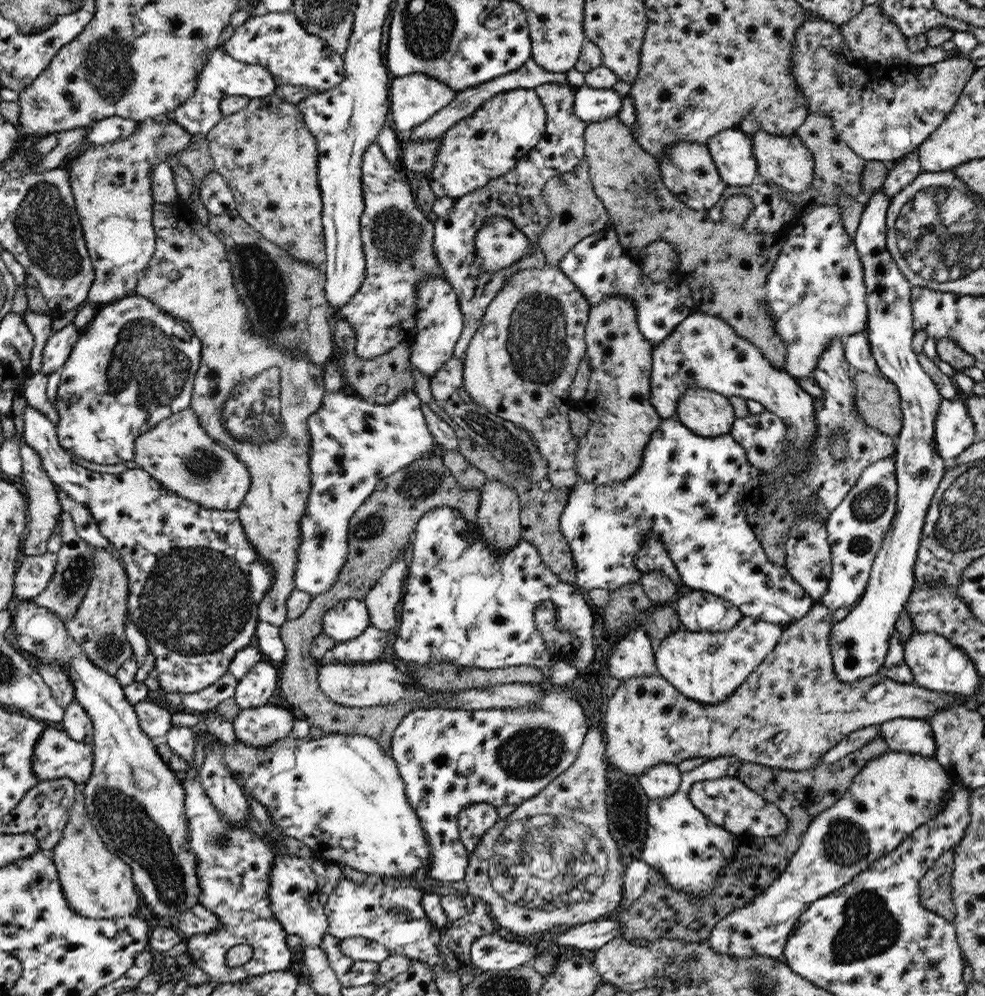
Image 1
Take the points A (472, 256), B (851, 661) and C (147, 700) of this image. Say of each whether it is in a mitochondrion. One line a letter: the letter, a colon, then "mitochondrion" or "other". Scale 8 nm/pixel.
A: other
B: other
C: other

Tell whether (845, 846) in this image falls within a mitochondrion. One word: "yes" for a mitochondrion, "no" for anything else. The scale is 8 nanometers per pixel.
yes

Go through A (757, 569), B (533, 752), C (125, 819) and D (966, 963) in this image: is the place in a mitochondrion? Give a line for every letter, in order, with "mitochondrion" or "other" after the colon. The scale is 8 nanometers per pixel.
A: other
B: mitochondrion
C: mitochondrion
D: other

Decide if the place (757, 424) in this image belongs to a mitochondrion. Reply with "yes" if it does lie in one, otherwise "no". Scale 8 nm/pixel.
no

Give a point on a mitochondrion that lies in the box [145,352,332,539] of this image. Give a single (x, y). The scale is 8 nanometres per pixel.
(253, 413)

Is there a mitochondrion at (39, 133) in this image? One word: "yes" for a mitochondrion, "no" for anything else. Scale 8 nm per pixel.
no

